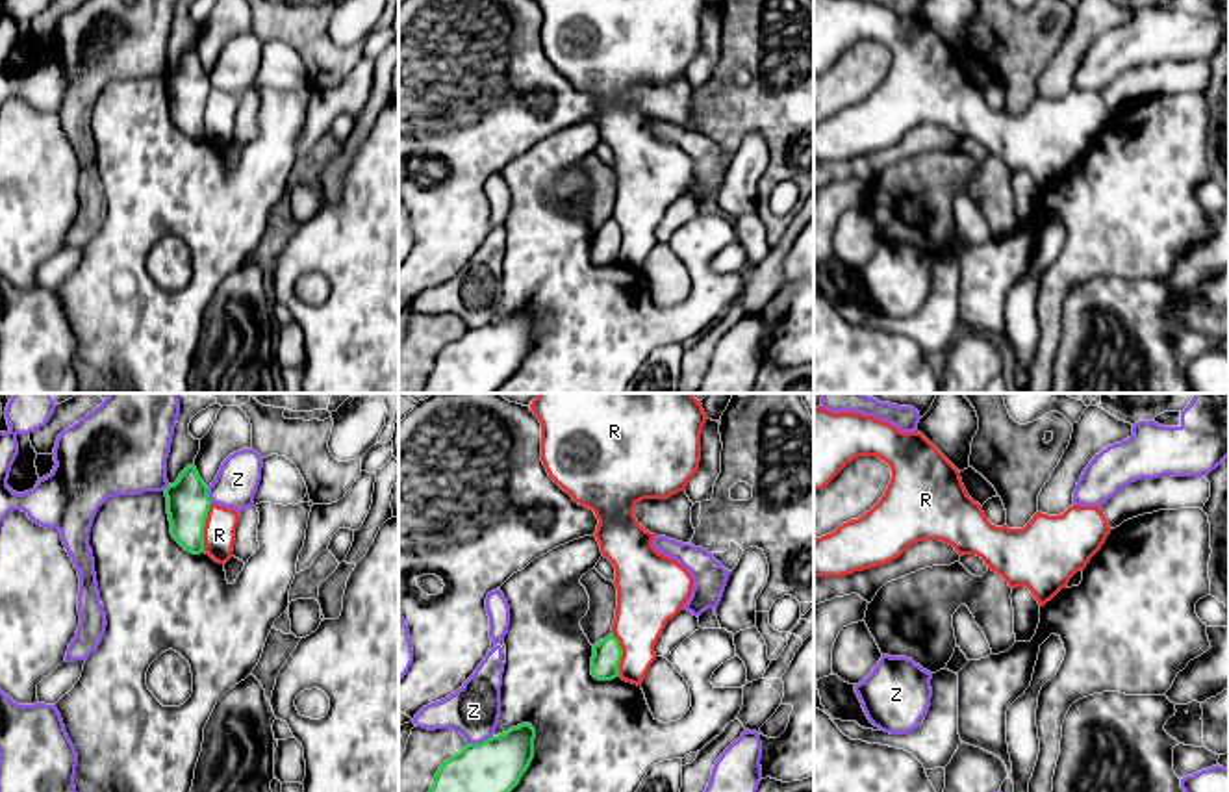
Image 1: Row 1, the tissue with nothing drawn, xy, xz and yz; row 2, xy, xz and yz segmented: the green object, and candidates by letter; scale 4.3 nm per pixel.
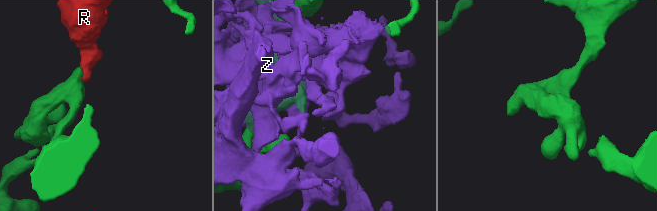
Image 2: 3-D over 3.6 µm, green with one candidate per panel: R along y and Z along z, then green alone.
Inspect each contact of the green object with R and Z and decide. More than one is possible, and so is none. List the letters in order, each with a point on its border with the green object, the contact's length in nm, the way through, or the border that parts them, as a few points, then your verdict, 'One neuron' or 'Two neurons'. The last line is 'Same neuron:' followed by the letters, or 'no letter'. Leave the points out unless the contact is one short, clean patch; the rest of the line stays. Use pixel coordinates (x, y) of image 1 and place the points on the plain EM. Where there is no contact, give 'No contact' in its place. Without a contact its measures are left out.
R: Touches green at xy (202, 114). Shared border 220 nm. Boundary: xy (212, 89), (204, 112), (204, 136). Two neurons
Z: Touches green at xz (481, 327). Shared border 120 nm. Two neurons
Same neuron: no letter

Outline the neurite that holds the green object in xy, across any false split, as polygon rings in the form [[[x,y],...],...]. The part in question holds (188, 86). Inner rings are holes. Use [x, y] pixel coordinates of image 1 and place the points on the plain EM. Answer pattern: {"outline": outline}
{"outline": [[[187,50],[165,74],[172,122],[189,137],[204,135],[204,111],[211,83],[195,50]]]}

